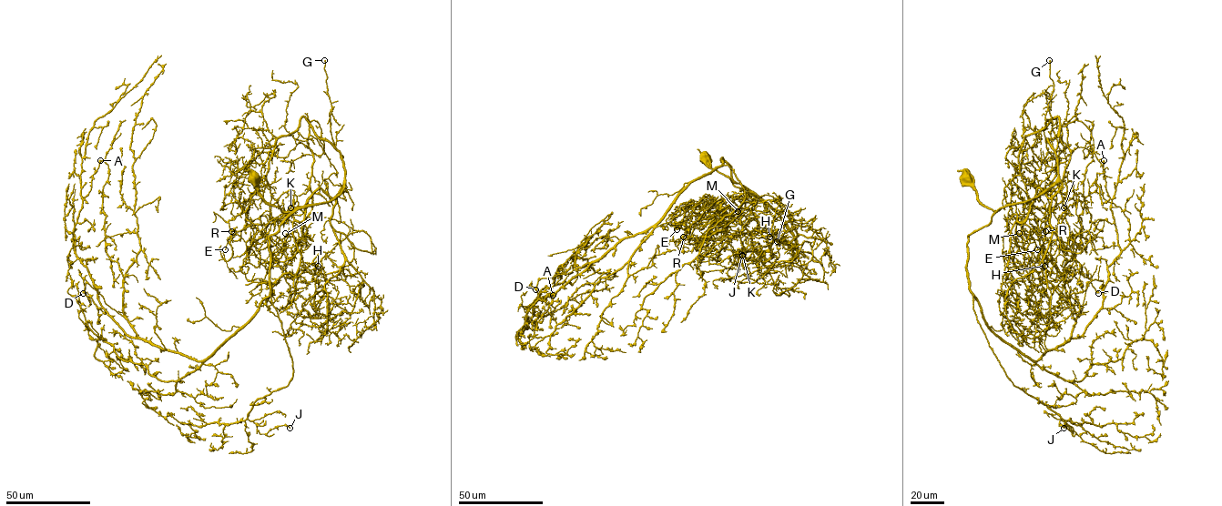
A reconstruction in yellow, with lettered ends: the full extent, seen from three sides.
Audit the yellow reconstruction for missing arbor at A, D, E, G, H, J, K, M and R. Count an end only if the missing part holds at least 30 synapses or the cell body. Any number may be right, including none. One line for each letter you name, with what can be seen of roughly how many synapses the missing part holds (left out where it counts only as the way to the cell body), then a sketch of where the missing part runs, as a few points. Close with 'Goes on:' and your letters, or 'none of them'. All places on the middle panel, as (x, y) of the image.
Goes on: none of them

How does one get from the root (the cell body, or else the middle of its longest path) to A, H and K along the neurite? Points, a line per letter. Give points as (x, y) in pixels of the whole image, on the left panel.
A: (252, 179), (267, 202), (298, 208), (269, 237), (269, 294), (195, 360), (129, 336), (76, 254), (100, 160)
H: (252, 179), (282, 211), (327, 202), (343, 187), (341, 155), (310, 127), (300, 244), (318, 266)
K: (252, 179), (282, 211), (336, 197), (341, 155), (310, 127), (312, 207), (302, 228), (287, 217), (290, 207)

